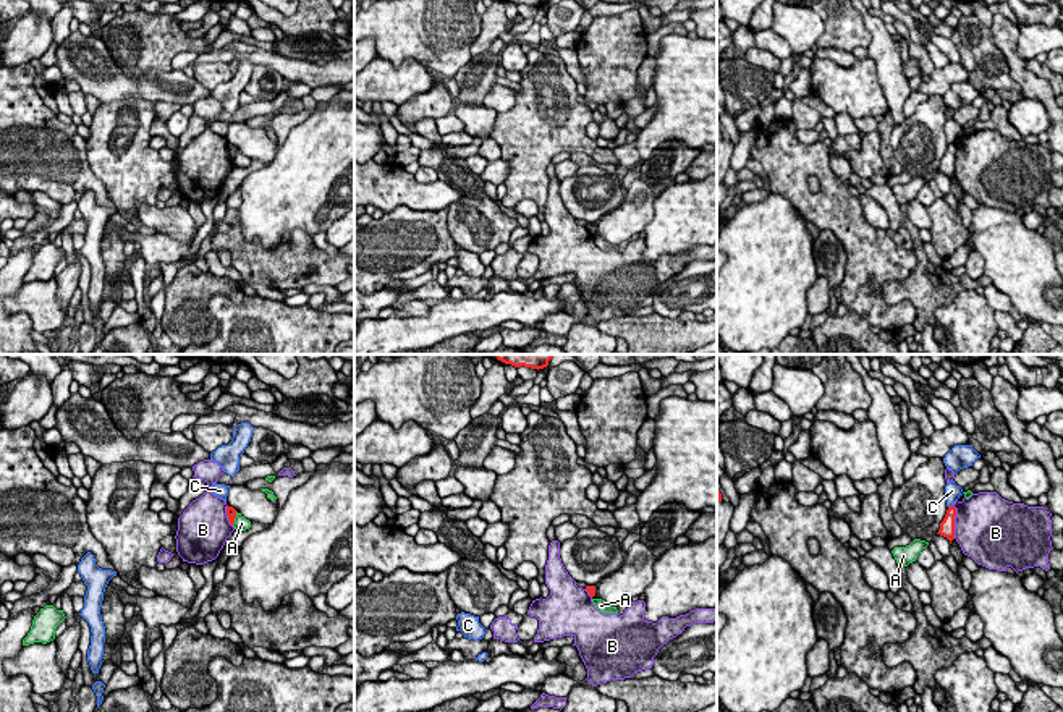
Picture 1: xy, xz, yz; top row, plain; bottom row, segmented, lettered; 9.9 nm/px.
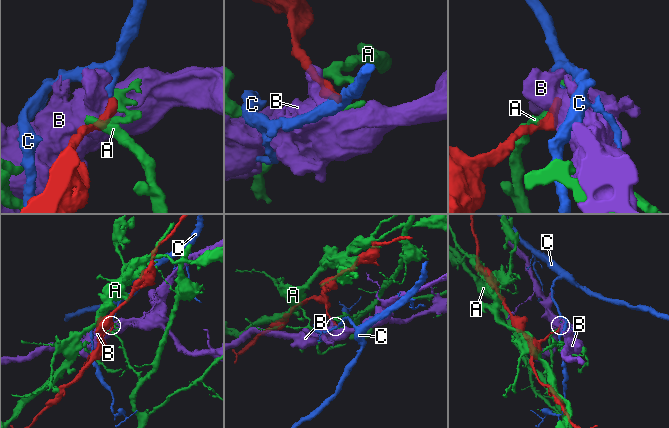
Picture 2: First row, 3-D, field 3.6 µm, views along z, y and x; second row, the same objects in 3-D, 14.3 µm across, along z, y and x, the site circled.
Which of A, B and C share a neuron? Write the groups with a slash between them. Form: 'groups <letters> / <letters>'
groups A / B / C

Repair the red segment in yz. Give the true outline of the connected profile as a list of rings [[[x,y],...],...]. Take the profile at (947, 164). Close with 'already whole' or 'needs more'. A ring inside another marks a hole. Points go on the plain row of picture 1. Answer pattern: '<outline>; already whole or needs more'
[[[951,142],[947,147],[947,152],[943,155],[943,159],[940,160],[940,167],[937,172],[947,175],[951,181],[951,178],[955,176],[955,154],[956,154],[956,146]]]; already whole

